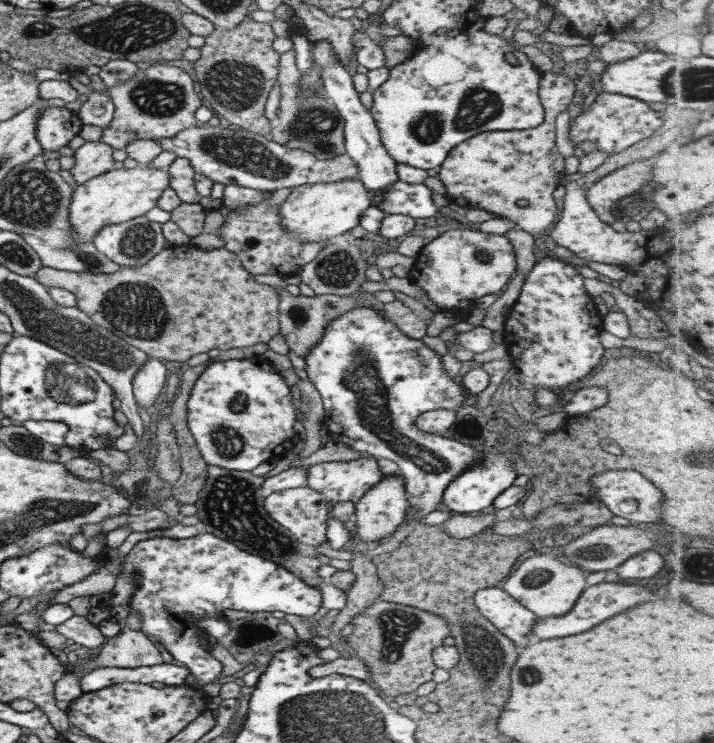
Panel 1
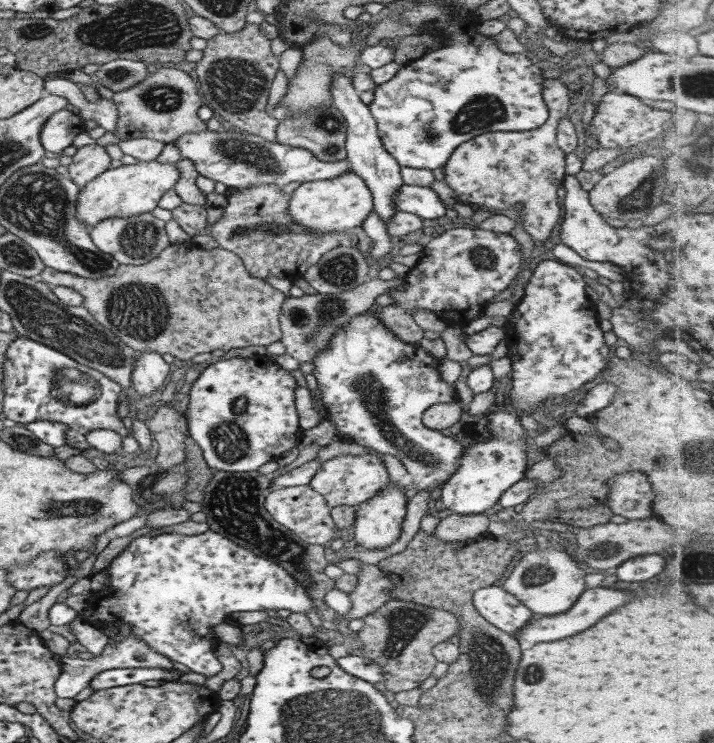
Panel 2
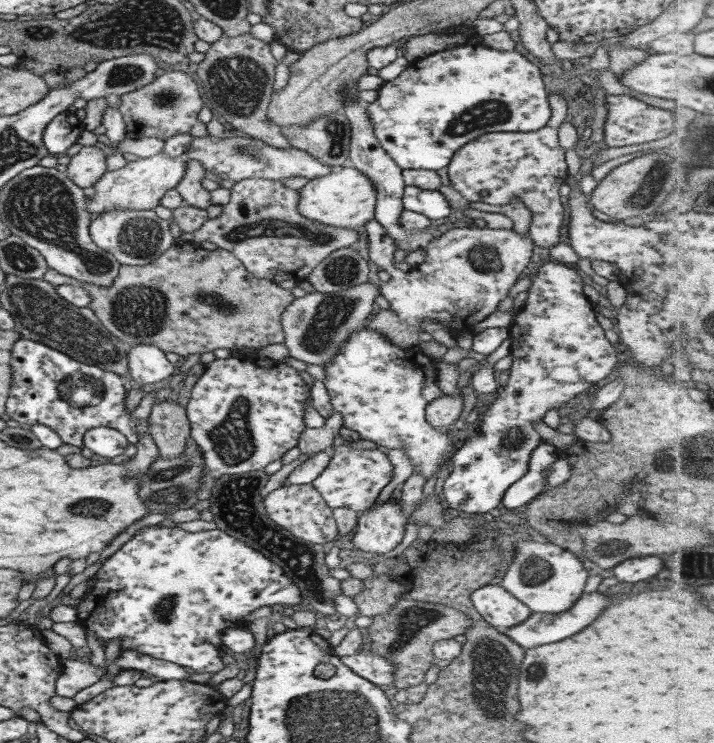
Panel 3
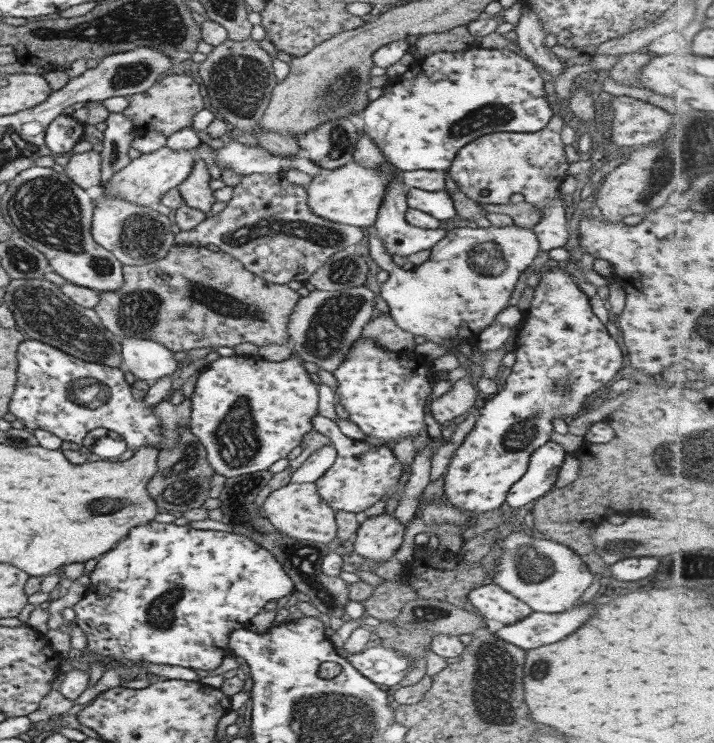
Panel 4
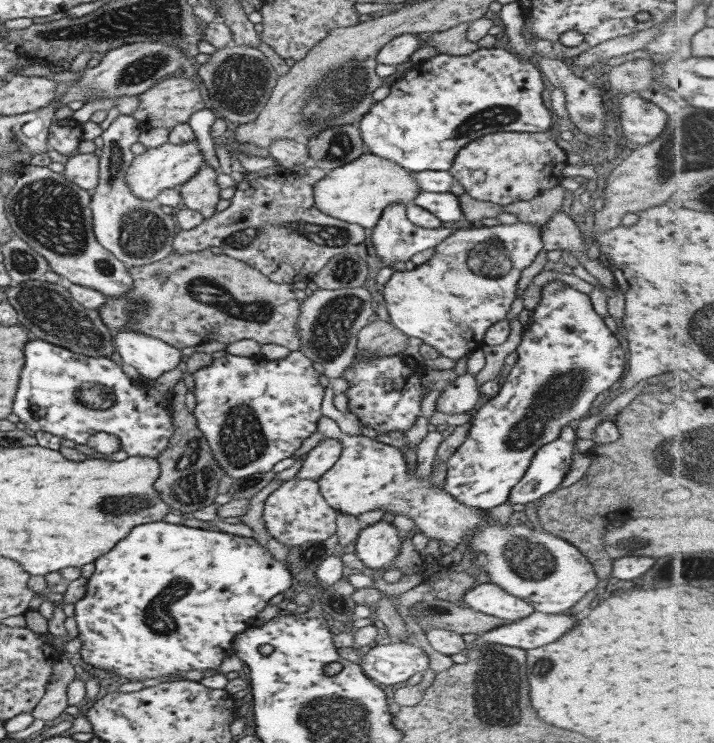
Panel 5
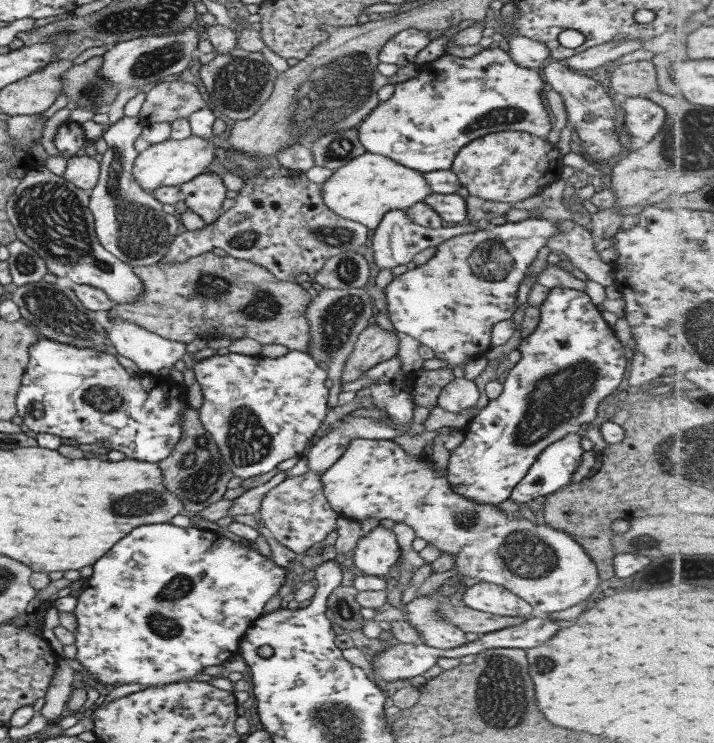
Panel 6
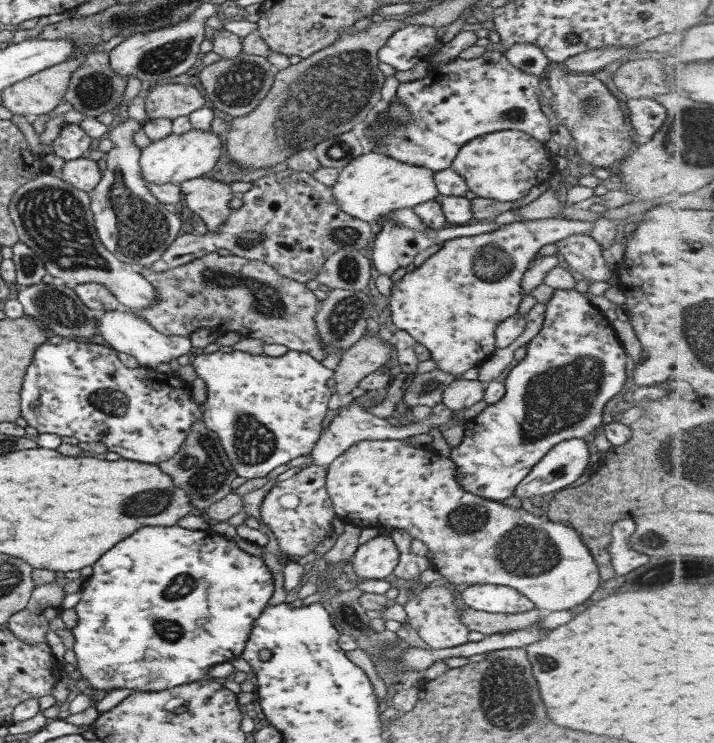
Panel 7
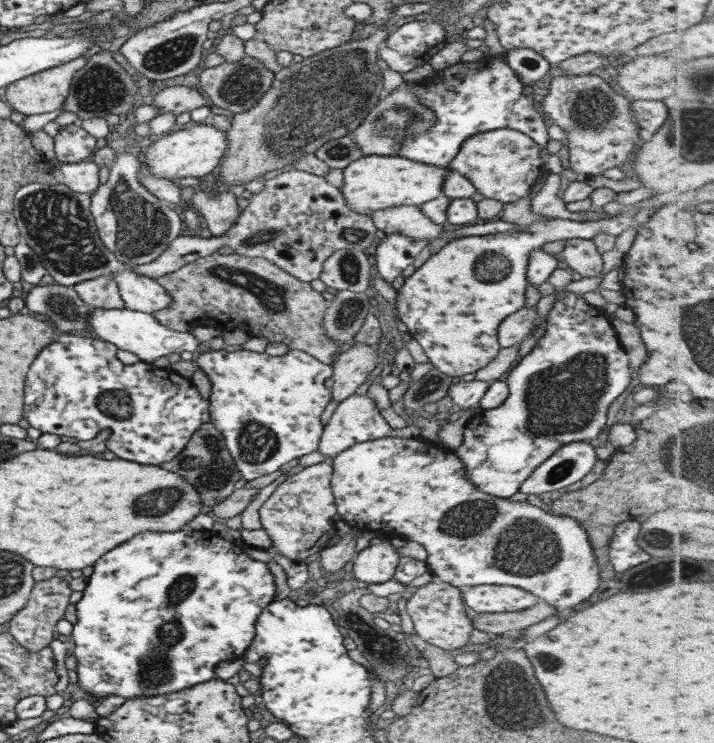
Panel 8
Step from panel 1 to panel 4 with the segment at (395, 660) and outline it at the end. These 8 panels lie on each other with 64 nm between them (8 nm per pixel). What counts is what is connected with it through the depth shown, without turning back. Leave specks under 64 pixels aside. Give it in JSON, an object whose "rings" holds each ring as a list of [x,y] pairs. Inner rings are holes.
{"rings":[[[416,599],[408,602],[399,611],[398,617],[392,622],[381,621],[376,628],[371,628],[373,633],[378,634],[380,646],[393,648],[397,652],[403,652],[408,659],[414,661],[410,672],[399,682],[400,686],[414,686],[423,680],[427,672],[426,650],[431,648],[430,641],[436,635],[450,635],[459,637],[464,634],[475,635],[488,628],[486,618],[480,614],[470,613],[460,607],[456,607],[447,601],[436,599]]]}

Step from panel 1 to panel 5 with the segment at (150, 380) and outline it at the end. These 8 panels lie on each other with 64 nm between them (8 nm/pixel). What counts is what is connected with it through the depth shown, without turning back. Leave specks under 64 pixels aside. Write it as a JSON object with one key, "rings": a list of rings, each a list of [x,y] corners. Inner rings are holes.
{"rings":[[[133,330],[115,333],[117,360],[134,366],[141,377],[157,379],[178,366],[181,349],[167,342]]]}

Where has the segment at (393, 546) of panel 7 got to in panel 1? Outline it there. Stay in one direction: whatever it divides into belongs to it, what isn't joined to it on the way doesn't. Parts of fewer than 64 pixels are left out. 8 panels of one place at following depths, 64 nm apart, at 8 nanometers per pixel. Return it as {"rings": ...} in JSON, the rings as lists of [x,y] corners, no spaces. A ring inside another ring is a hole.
{"rings":[[[384,475],[378,484],[363,494],[355,504],[356,526],[361,540],[369,545],[372,542],[380,544],[384,538],[389,538],[396,528],[399,528],[409,508],[405,489],[406,483],[401,475]]]}

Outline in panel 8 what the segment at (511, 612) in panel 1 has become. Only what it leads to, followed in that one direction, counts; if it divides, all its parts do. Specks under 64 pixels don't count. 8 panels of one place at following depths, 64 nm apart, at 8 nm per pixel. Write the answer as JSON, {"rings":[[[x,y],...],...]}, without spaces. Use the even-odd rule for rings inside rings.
{"rings":[[[478,585],[464,589],[464,603],[478,614],[527,610],[539,602],[517,586]]]}

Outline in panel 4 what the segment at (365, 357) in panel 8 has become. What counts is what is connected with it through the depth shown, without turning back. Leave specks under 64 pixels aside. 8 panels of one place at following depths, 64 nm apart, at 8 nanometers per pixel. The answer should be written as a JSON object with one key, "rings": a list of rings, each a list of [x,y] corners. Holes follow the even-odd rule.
{"rings":[[[377,312],[363,328],[361,336],[392,352],[407,353],[417,345],[414,335],[400,328],[390,313]]]}

